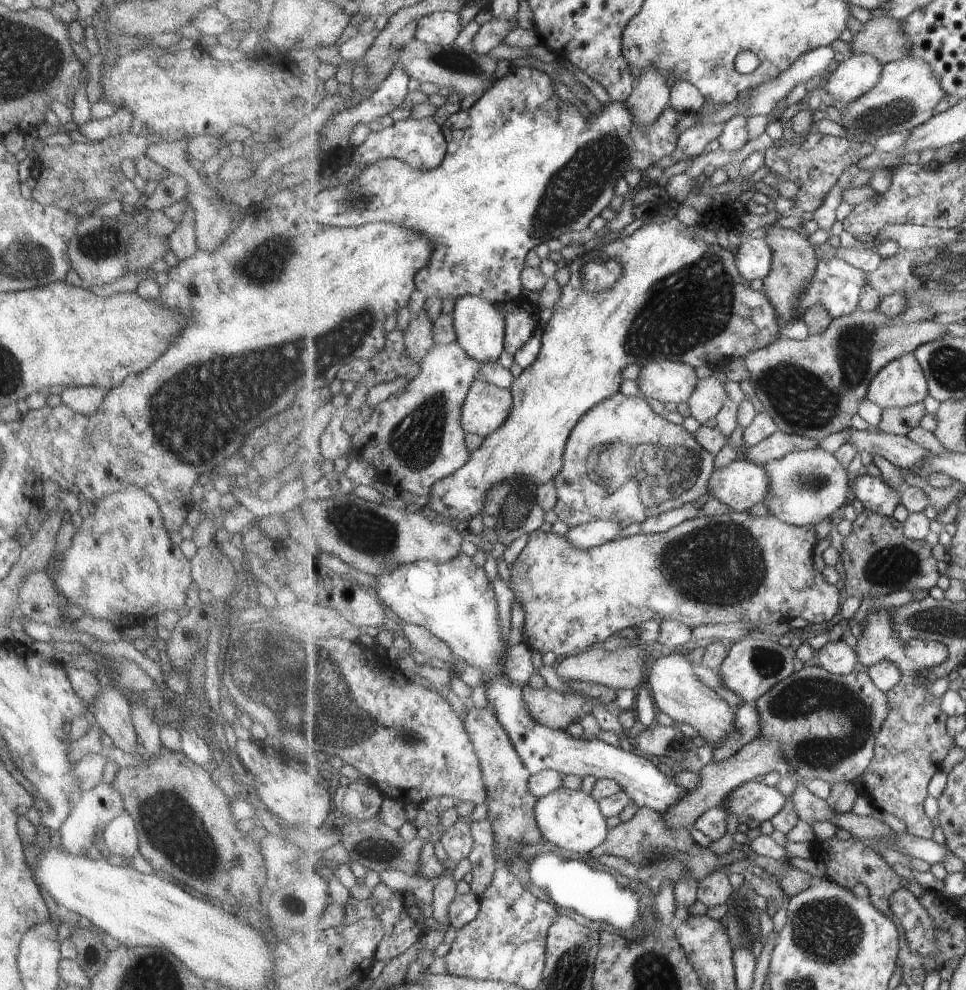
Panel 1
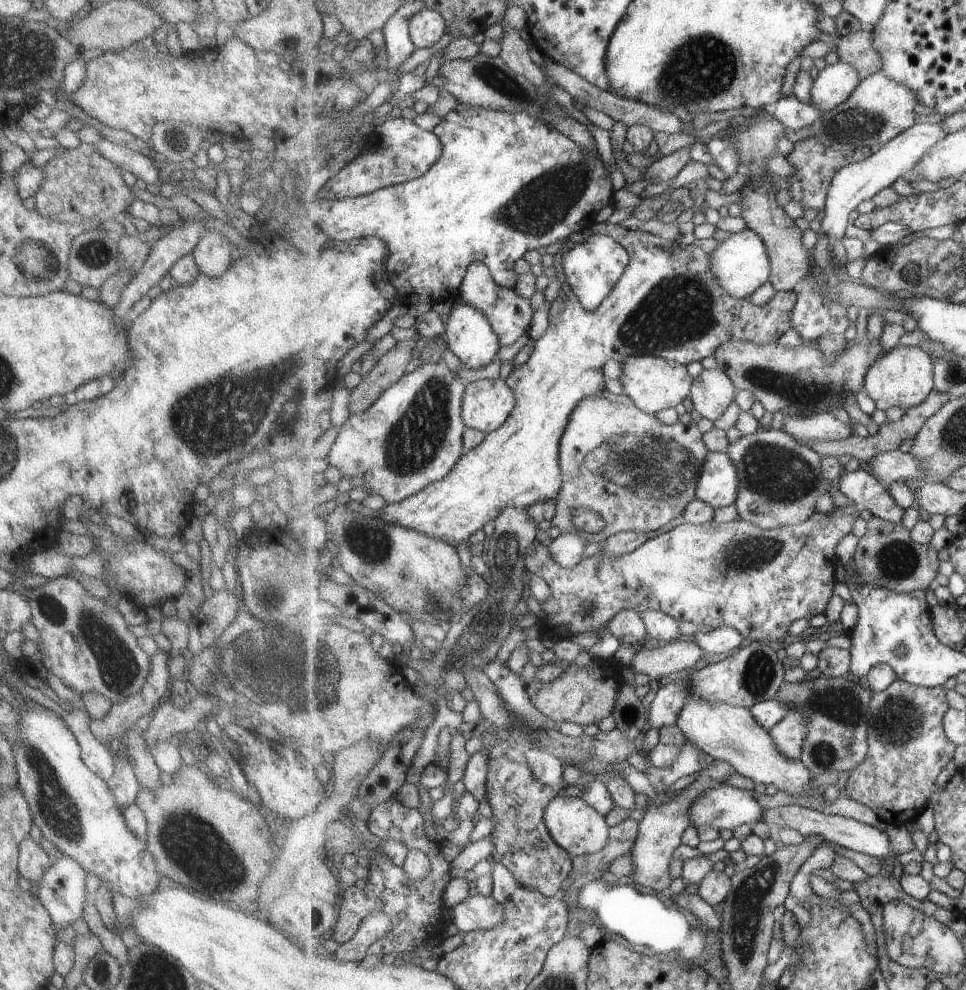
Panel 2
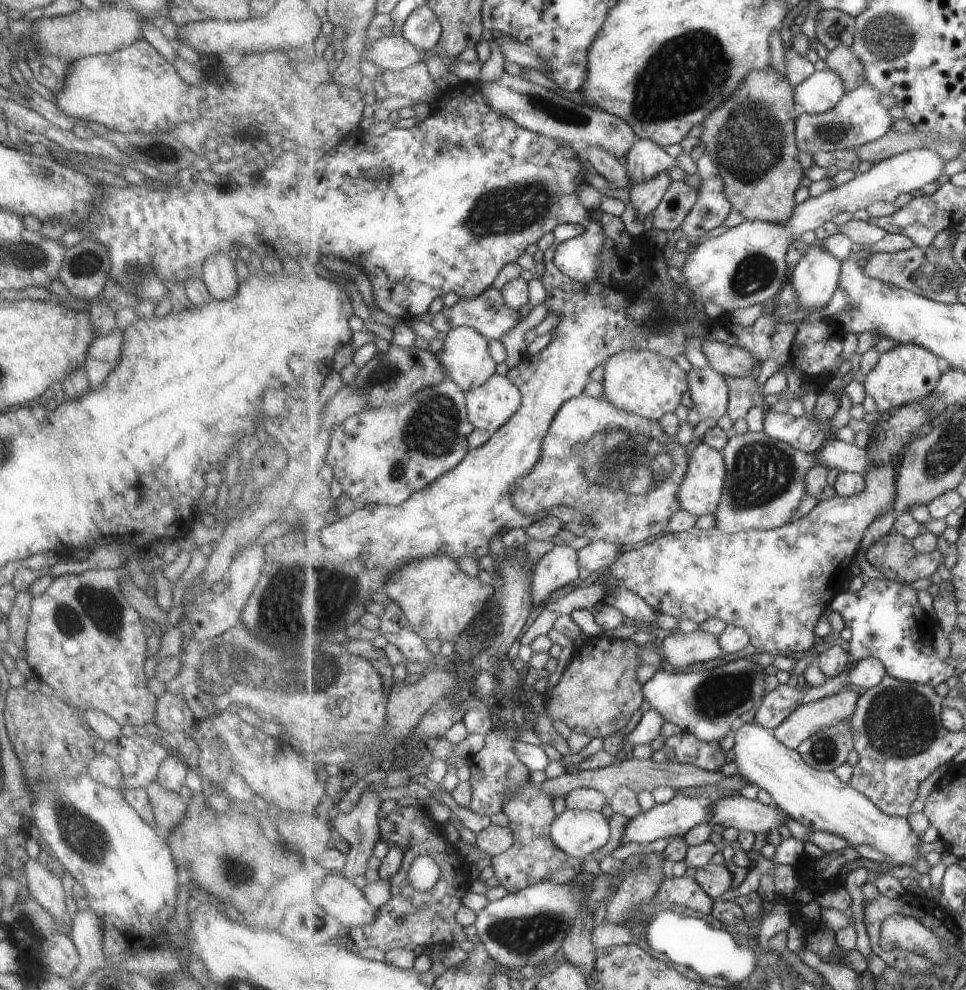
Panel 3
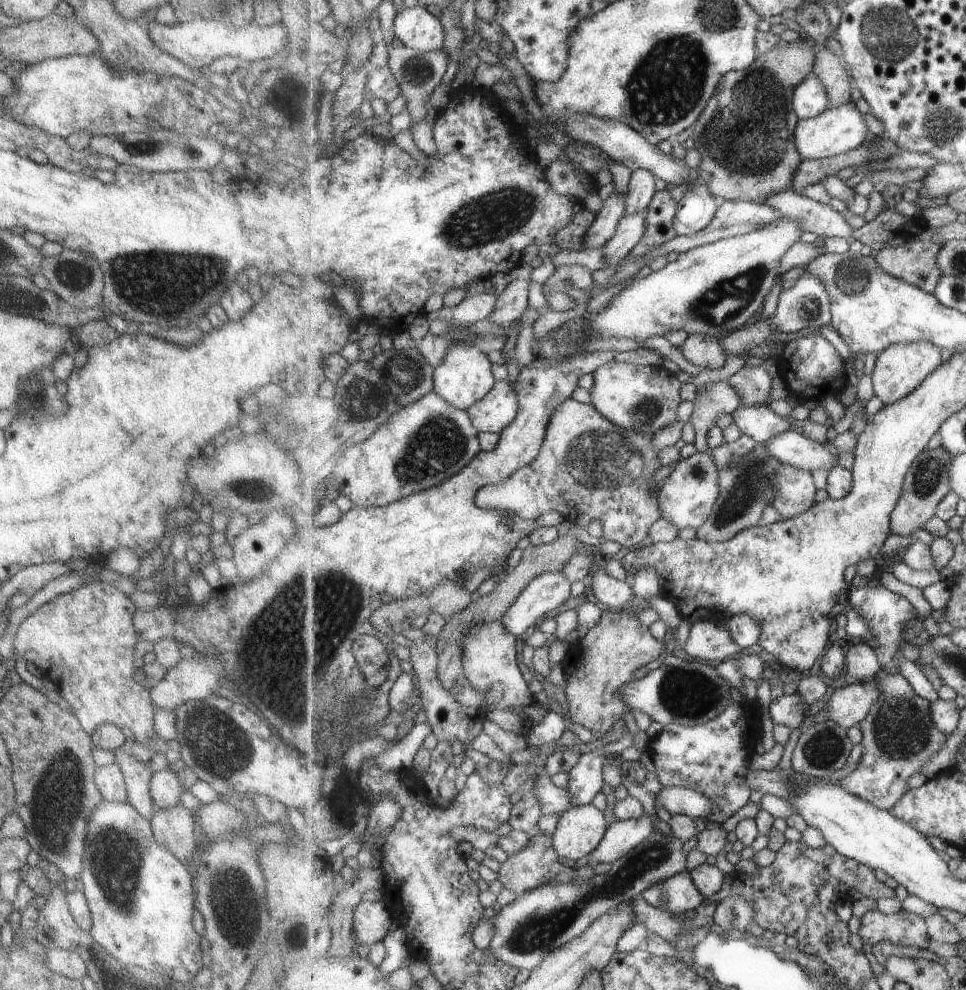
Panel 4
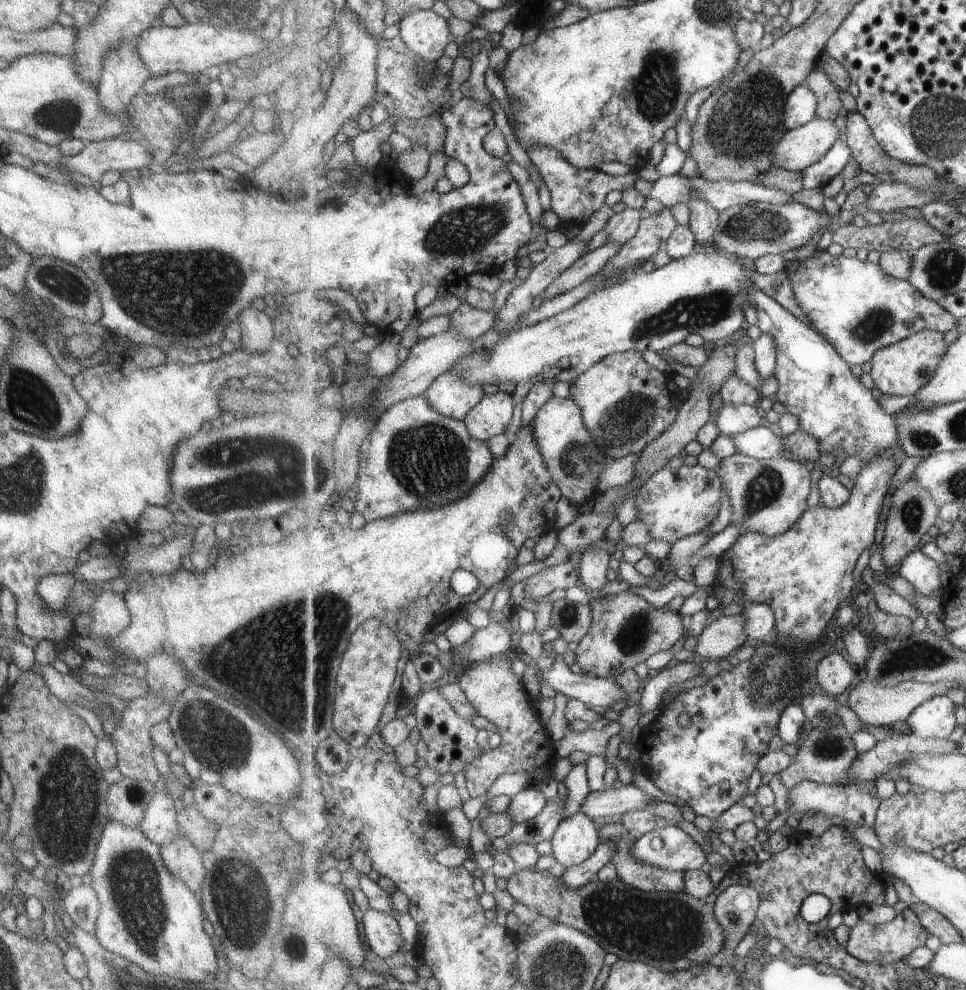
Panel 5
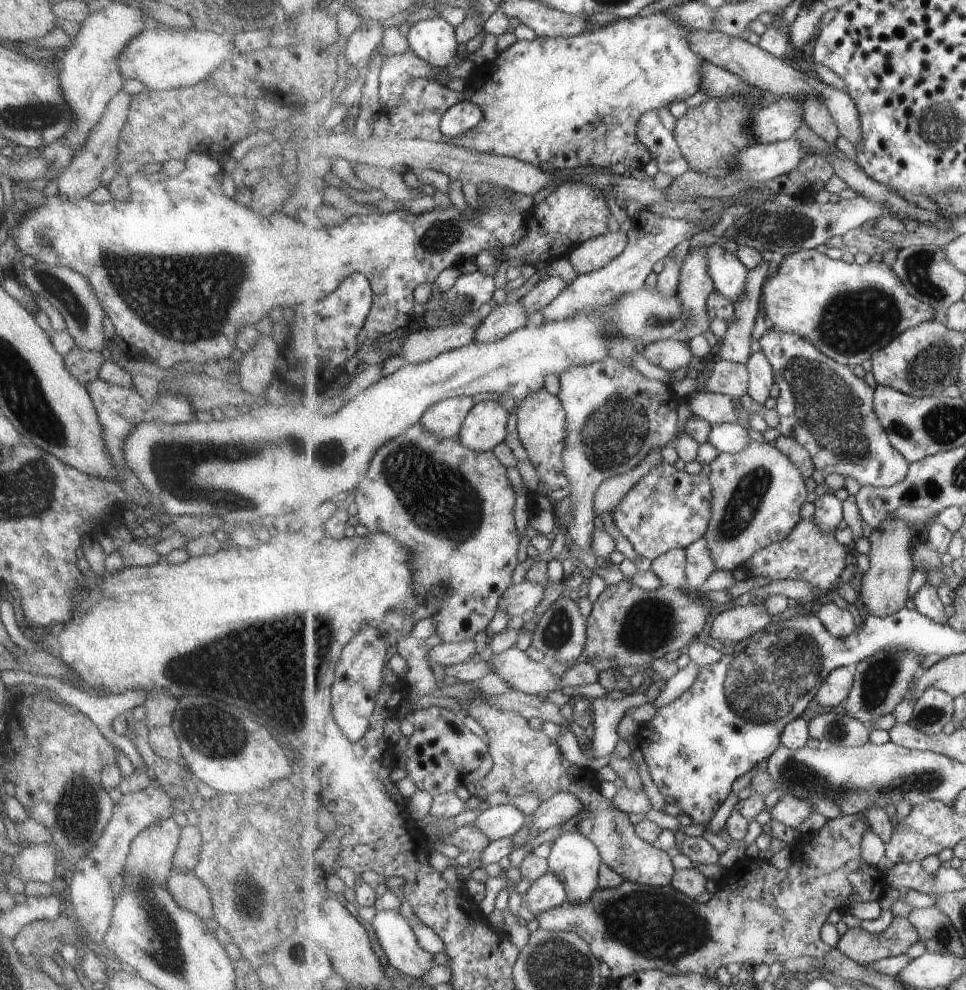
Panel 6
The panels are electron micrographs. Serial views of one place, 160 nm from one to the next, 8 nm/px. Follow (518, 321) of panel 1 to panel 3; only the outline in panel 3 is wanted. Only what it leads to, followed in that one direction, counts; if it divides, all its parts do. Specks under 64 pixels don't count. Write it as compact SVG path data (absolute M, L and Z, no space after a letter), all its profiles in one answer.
M487 288L474 299L459 299L459 301L452 307L443 308L443 310L435 313L432 316L431 325L435 328L439 336L446 337L453 329L459 327L471 327L478 330L483 336L488 339L498 339L511 328L517 326L517 318L519 318L517 311L511 310L505 302L503 293L497 288Z

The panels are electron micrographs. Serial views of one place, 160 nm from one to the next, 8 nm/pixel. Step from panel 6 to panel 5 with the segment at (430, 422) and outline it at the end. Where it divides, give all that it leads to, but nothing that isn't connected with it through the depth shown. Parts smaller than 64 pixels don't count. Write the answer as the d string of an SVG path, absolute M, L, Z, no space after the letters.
M455 370L447 371L422 394L427 402L443 416L464 421L465 417L485 396L481 385L466 383Z

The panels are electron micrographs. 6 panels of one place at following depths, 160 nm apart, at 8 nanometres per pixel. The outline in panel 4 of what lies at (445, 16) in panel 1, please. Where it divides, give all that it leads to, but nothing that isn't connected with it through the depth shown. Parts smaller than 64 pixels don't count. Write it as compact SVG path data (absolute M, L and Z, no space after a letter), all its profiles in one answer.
M422 5L398 13L393 30L397 39L407 47L420 52L443 50L446 30L442 20Z

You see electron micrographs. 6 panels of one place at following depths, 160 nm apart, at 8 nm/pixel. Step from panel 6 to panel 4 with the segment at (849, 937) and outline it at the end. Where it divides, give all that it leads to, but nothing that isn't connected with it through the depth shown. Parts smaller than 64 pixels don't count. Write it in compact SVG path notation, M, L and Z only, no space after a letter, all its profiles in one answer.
M900 909L896 914L887 915L873 910L862 916L860 930L862 950L874 961L873 946L881 941L890 941L893 945L915 947L919 950L930 949L932 942L927 934L924 918Z

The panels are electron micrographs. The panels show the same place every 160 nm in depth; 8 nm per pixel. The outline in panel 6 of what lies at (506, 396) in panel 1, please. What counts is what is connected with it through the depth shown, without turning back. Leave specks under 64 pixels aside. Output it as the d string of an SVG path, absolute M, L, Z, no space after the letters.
M481 401L471 409L463 423L459 441L480 453L493 451L507 438L507 422L509 414L501 404Z

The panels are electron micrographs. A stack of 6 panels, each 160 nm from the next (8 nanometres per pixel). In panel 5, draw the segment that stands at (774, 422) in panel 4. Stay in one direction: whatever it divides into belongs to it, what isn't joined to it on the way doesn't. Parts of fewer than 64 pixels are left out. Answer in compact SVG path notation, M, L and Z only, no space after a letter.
M724 403L716 412L716 425L723 435L737 436L759 426L759 412L754 405Z

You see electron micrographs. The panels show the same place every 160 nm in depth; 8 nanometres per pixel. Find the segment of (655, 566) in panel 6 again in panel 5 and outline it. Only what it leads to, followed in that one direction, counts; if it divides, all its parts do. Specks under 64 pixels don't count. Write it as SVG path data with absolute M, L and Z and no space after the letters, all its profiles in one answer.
M709 528L701 530L699 534L684 537L670 548L667 556L664 558L665 564L671 564L677 568L677 577L684 580L695 580L693 578L693 568L689 566L689 558L701 550L704 544L707 544L712 536L709 536Z

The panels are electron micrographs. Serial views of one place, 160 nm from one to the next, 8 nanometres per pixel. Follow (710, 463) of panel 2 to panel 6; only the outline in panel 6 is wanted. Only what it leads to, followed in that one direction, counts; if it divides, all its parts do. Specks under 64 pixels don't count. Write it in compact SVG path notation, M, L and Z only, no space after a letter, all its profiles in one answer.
M661 461L655 465L616 506L612 518L632 548L654 561L673 549L685 549L703 539L712 517L710 477L691 475Z

